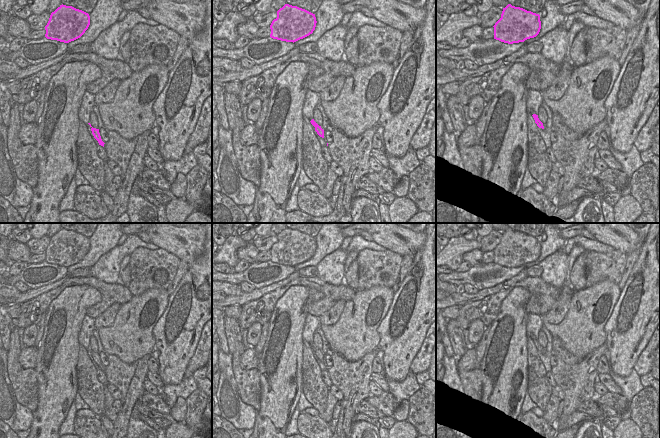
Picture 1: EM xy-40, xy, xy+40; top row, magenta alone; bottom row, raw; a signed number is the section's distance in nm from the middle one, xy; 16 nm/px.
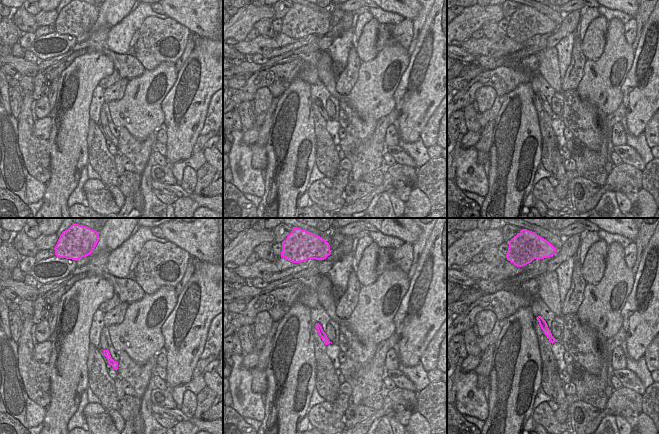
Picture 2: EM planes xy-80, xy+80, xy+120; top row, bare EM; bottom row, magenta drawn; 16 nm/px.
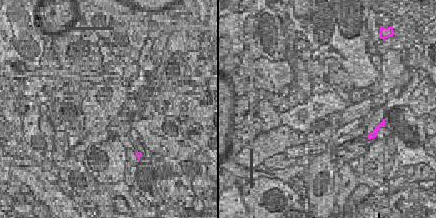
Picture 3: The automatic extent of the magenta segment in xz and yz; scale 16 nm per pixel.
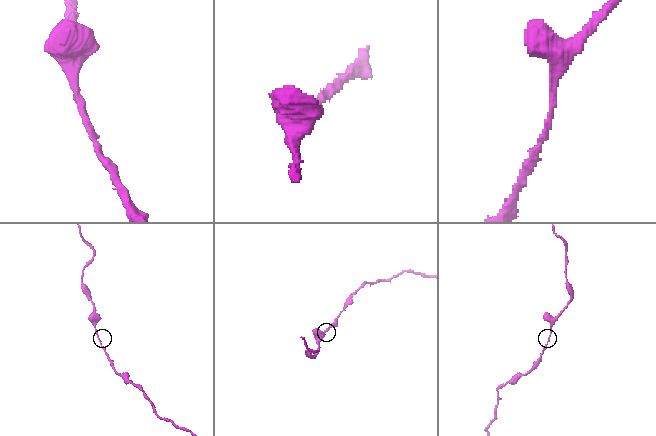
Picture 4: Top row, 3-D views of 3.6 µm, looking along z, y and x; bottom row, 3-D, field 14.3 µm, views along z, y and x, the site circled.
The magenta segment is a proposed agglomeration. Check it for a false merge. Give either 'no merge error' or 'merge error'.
no merge error

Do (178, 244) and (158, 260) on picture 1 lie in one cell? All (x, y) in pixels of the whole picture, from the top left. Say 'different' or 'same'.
different

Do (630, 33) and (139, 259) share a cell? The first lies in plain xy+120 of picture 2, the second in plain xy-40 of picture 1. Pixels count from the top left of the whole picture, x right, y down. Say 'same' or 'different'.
same

